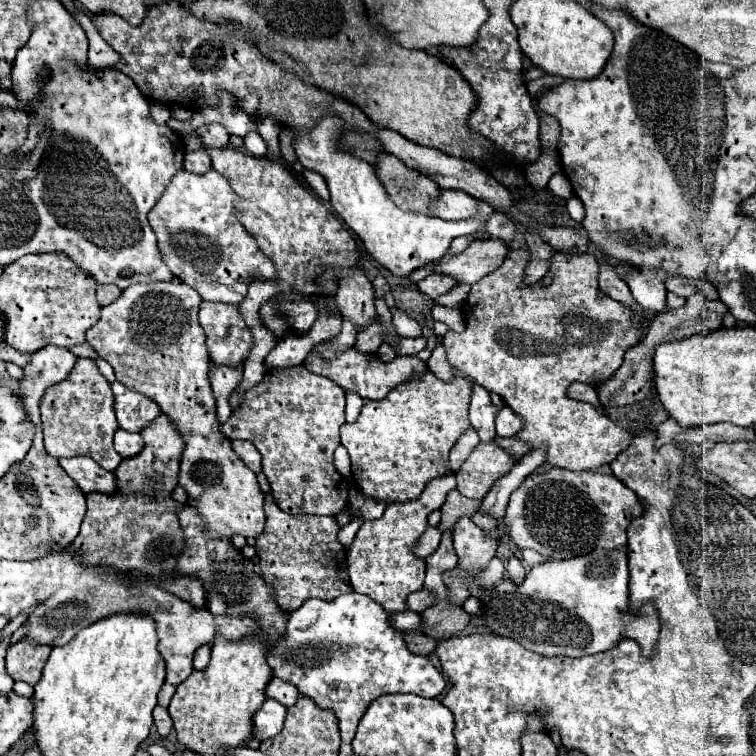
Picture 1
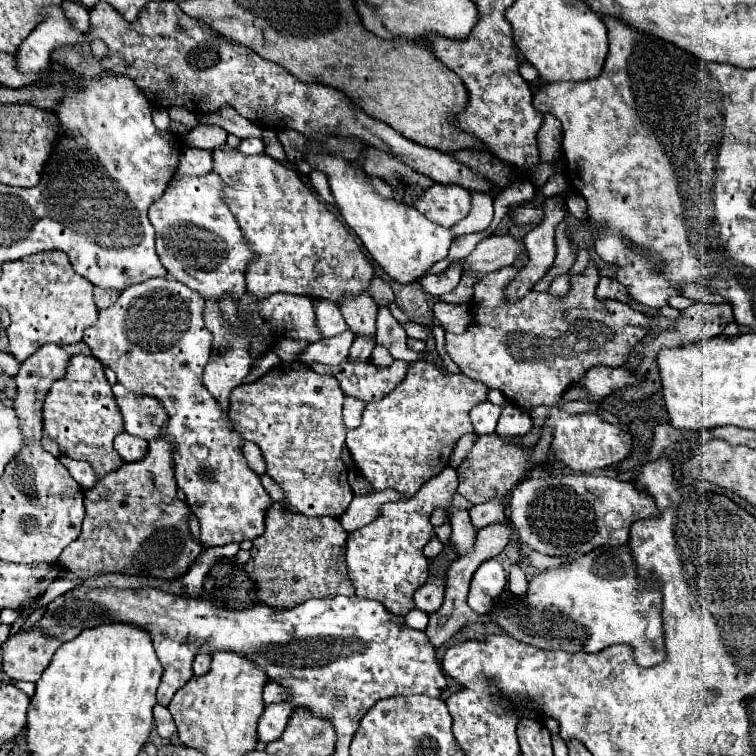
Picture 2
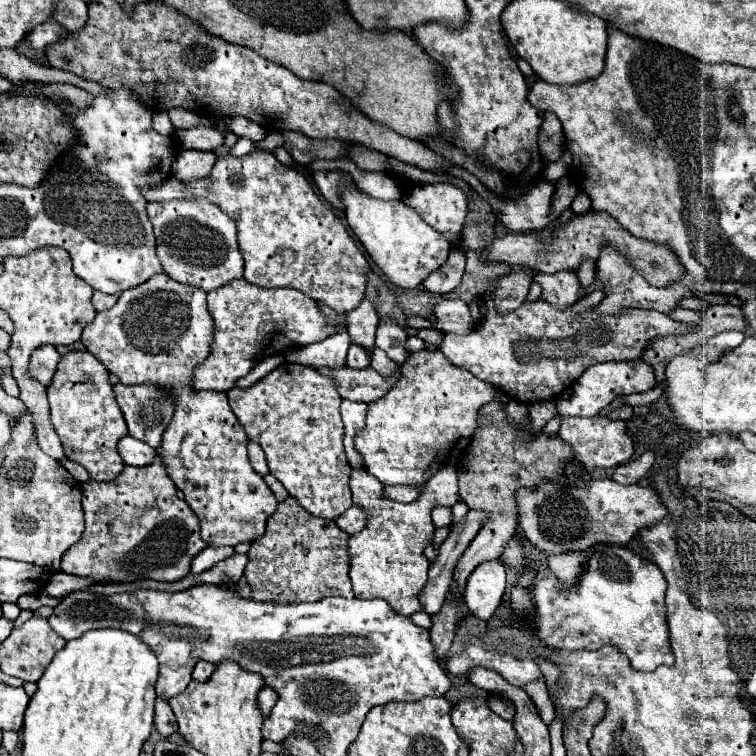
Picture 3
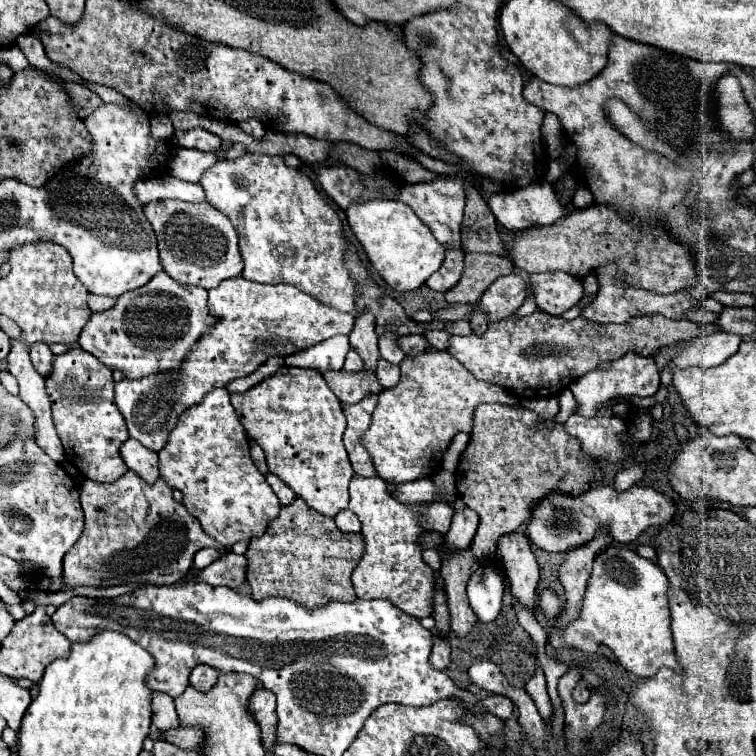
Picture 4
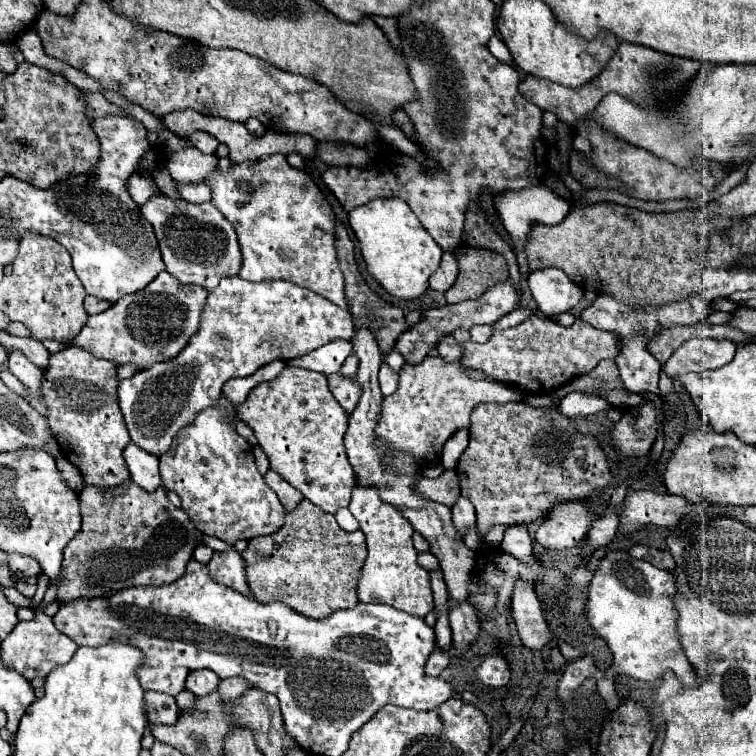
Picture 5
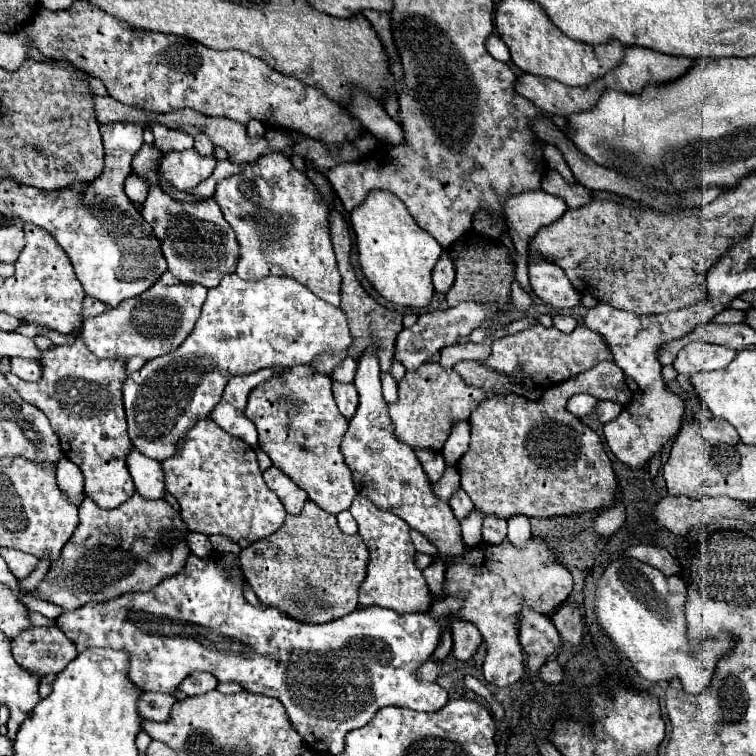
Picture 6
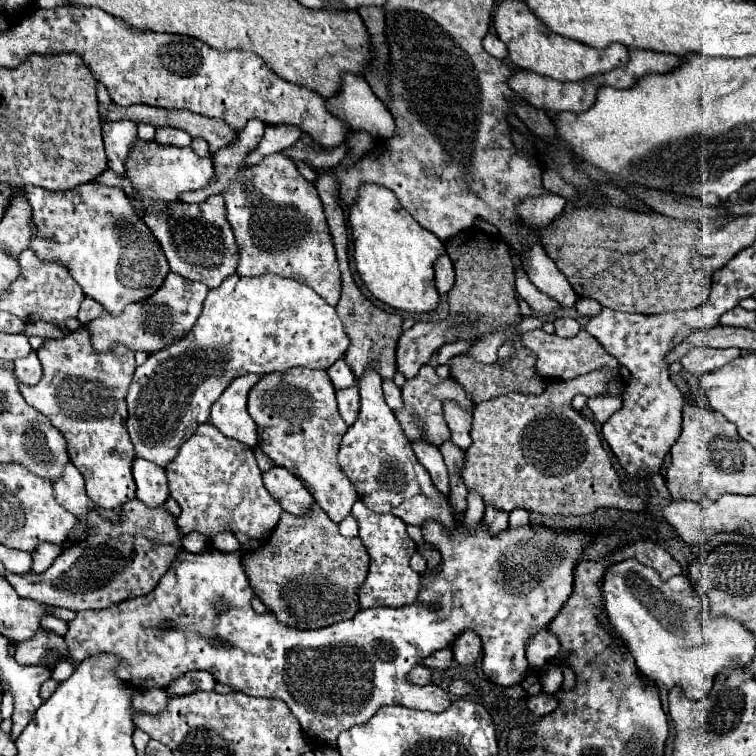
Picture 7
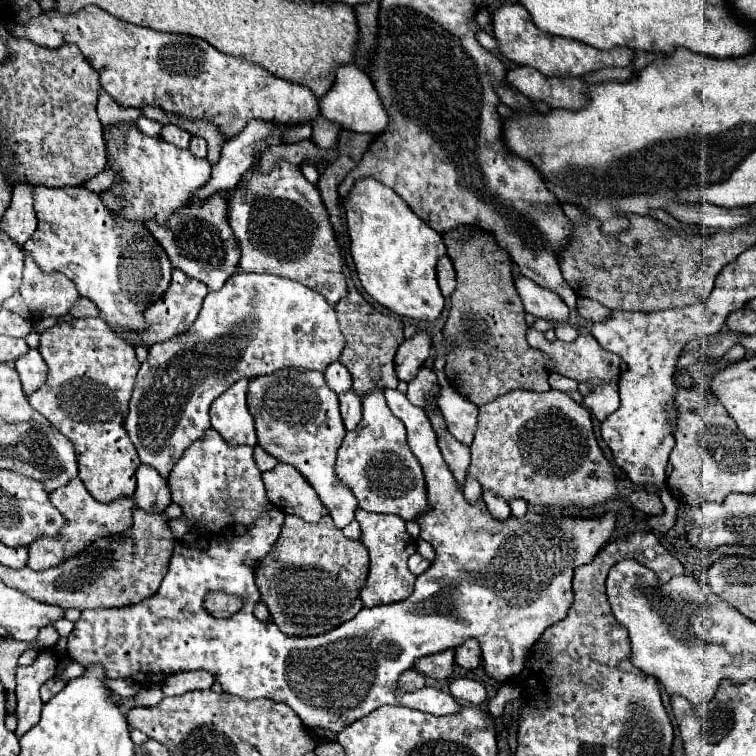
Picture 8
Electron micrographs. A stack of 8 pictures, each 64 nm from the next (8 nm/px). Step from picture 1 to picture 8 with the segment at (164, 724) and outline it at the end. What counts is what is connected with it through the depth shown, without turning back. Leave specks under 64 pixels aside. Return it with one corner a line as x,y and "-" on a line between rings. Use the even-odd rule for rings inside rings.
154,684
152,688
140,688
138,694
134,696
134,706
144,706
144,708
152,708
158,706
164,700
164,692
158,684

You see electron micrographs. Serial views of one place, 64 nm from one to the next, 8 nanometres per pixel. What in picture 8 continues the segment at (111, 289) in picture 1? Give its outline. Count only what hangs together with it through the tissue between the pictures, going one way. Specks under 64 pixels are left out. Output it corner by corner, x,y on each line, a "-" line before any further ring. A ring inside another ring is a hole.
80,298
76,302
76,308
72,308
70,312
74,318
96,318
100,316
100,310
96,308
96,304
92,304
92,300
88,298

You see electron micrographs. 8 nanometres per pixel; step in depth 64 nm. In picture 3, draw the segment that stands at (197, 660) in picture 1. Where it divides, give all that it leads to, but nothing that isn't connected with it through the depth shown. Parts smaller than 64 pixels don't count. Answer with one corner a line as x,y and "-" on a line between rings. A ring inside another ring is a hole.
198,660
196,666
194,666
194,672
192,672
192,678
198,680
198,682
202,682
202,680
206,680
212,672
214,672
214,664
212,664
212,662

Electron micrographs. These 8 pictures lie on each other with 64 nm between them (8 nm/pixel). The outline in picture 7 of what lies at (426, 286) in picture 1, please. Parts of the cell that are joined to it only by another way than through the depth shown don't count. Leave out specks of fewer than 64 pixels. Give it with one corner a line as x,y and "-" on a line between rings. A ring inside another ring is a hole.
442,254
434,262
434,280
436,280
436,290
440,294
446,294
454,286
454,266
446,254

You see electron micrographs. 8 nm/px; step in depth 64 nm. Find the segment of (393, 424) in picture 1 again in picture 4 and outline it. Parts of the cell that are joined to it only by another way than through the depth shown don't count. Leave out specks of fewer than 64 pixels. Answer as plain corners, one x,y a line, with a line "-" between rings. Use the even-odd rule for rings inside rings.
422,352
408,356
400,364
402,376
394,388
378,394
370,428
362,436
376,474
388,484
402,484
430,478
442,468
442,454
458,432
472,432
472,414
482,402
512,404
516,396
496,384
476,380
458,360
446,352

